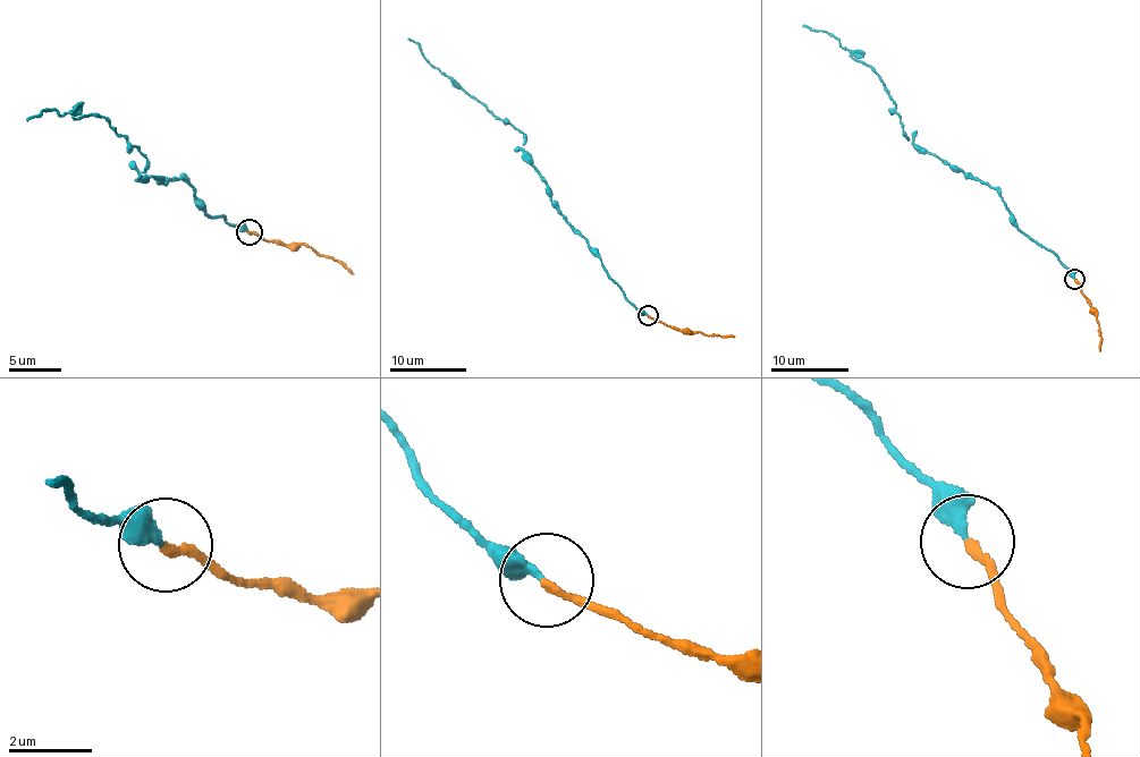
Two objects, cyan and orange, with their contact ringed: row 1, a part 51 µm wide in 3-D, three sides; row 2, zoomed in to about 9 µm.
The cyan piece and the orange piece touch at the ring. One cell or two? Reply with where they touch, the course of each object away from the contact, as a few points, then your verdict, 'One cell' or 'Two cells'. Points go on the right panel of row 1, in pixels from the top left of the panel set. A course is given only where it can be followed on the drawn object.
Place: (1074, 279). Course of cyan: (1075, 280), (1058, 258), (1018, 227), (995, 189), (921, 152), (905, 136), (878, 75), (833, 35), (802, 26). Course of orange: (1075, 280), (1097, 315), (1099, 351). One cell

